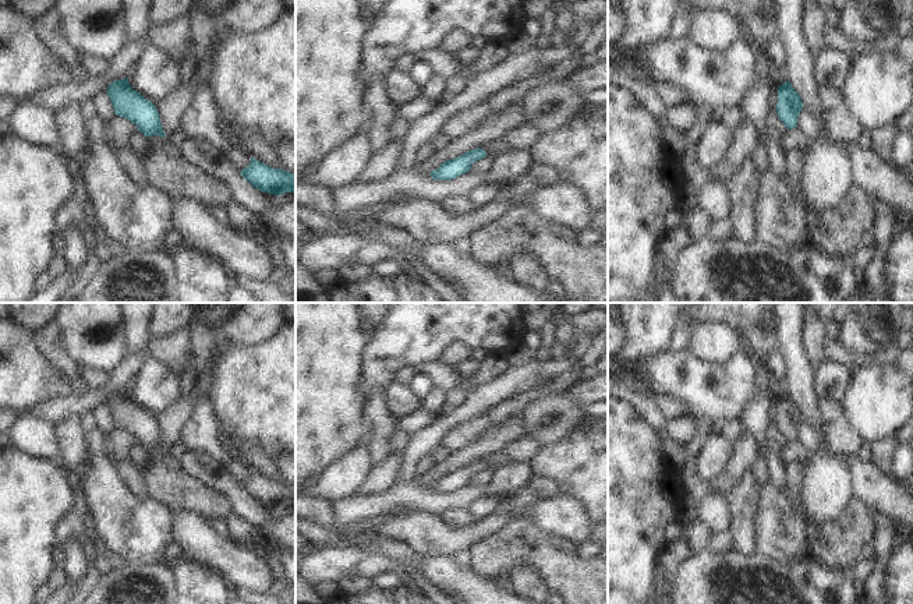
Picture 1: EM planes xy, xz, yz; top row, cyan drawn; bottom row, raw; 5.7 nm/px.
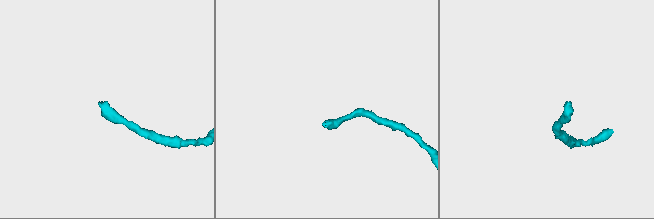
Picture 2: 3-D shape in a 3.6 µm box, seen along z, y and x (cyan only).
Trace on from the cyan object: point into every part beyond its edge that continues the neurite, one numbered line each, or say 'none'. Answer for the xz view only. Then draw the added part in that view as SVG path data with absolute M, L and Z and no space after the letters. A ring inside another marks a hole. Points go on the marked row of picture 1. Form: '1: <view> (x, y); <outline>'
none

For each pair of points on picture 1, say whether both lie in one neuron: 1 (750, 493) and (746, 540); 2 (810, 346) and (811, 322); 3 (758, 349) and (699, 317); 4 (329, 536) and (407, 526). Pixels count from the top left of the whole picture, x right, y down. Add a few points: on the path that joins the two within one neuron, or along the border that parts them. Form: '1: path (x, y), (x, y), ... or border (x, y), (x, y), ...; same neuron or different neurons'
1: path (745, 504), (745, 529); same neuron
2: path (811, 341), (811, 328); same neuron
3: path (749, 332), (733, 317), (715, 317); same neuron
4: border (374, 530), (404, 543); different neurons

